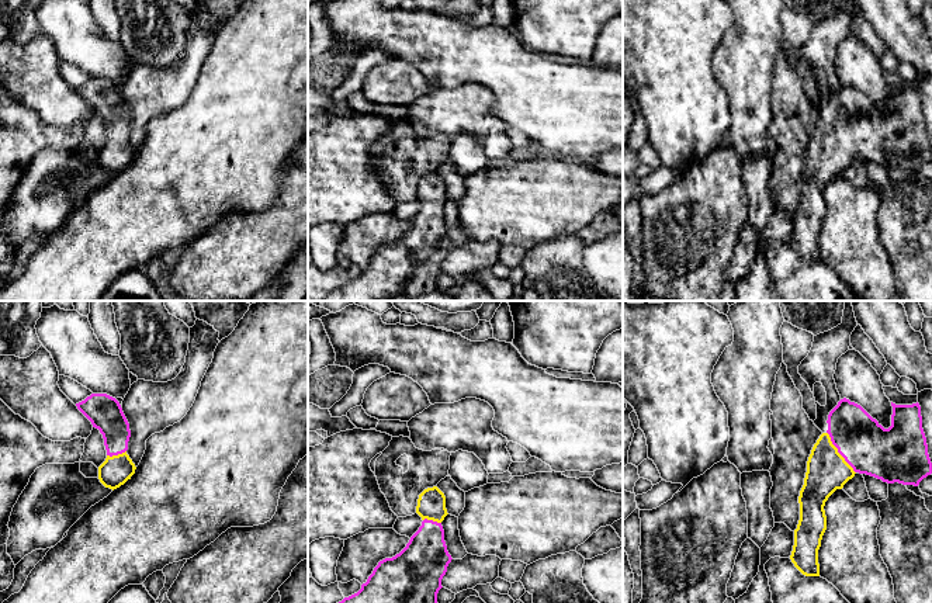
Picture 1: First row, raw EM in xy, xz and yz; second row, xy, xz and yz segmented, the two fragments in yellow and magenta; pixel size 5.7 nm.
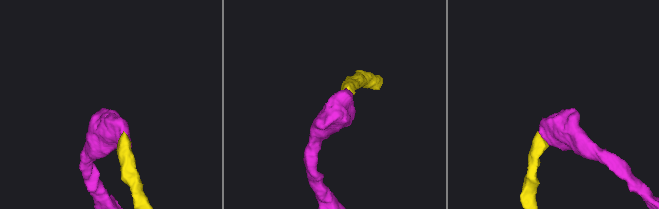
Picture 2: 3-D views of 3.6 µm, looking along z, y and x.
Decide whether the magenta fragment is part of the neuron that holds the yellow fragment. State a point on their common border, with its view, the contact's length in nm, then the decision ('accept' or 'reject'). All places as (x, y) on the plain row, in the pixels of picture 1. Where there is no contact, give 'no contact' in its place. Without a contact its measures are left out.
yz (838, 138) | 280 nm | accept

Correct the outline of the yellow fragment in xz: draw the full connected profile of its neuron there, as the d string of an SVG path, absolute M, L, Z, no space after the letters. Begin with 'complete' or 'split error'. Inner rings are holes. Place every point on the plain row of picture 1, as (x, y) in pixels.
split error; M437 171L425 174L419 180L416 198L423 207L406 232L395 242L380 246L361 274L329 292L326 301L412 301L439 290L441 264L453 245L441 211L448 200L444 179Z

